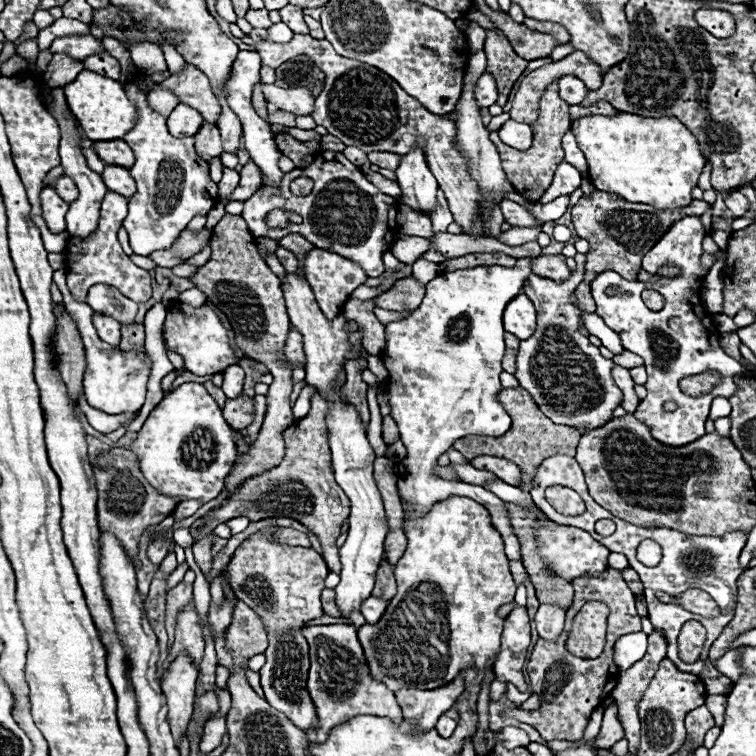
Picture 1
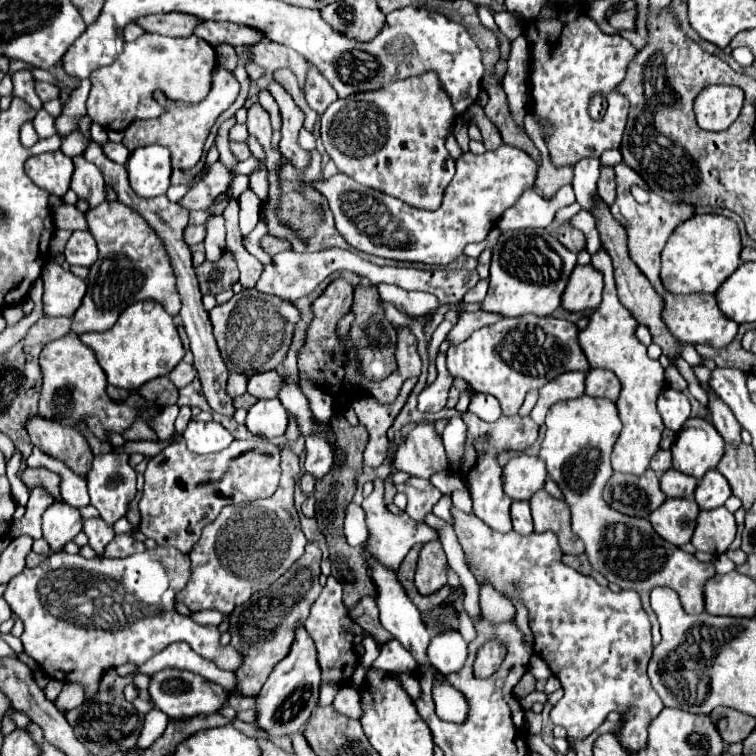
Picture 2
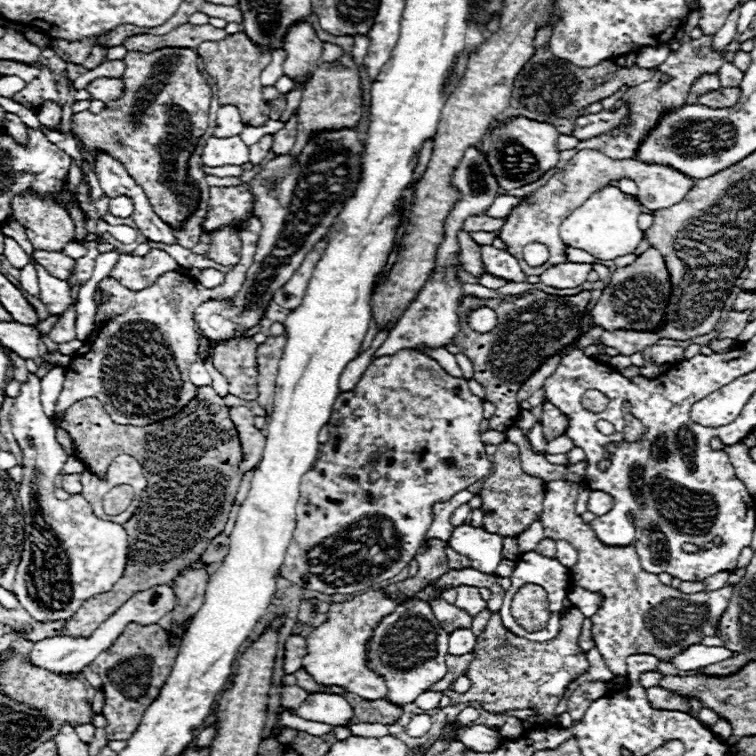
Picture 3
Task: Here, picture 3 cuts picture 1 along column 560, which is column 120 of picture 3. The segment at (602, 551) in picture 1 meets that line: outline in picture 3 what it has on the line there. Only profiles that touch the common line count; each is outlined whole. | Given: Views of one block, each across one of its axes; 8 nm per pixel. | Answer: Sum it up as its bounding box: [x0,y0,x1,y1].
[12,374,128,622]

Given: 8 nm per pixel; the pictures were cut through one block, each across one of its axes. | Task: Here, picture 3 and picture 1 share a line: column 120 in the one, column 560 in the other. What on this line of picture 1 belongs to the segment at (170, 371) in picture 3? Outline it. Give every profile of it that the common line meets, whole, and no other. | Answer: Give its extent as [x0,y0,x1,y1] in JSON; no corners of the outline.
[516,254,622,428]

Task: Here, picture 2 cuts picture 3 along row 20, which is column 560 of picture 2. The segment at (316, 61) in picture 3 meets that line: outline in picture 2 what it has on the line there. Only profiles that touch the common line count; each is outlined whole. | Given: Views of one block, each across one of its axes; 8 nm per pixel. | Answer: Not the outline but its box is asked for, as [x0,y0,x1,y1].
[560,266,602,312]

